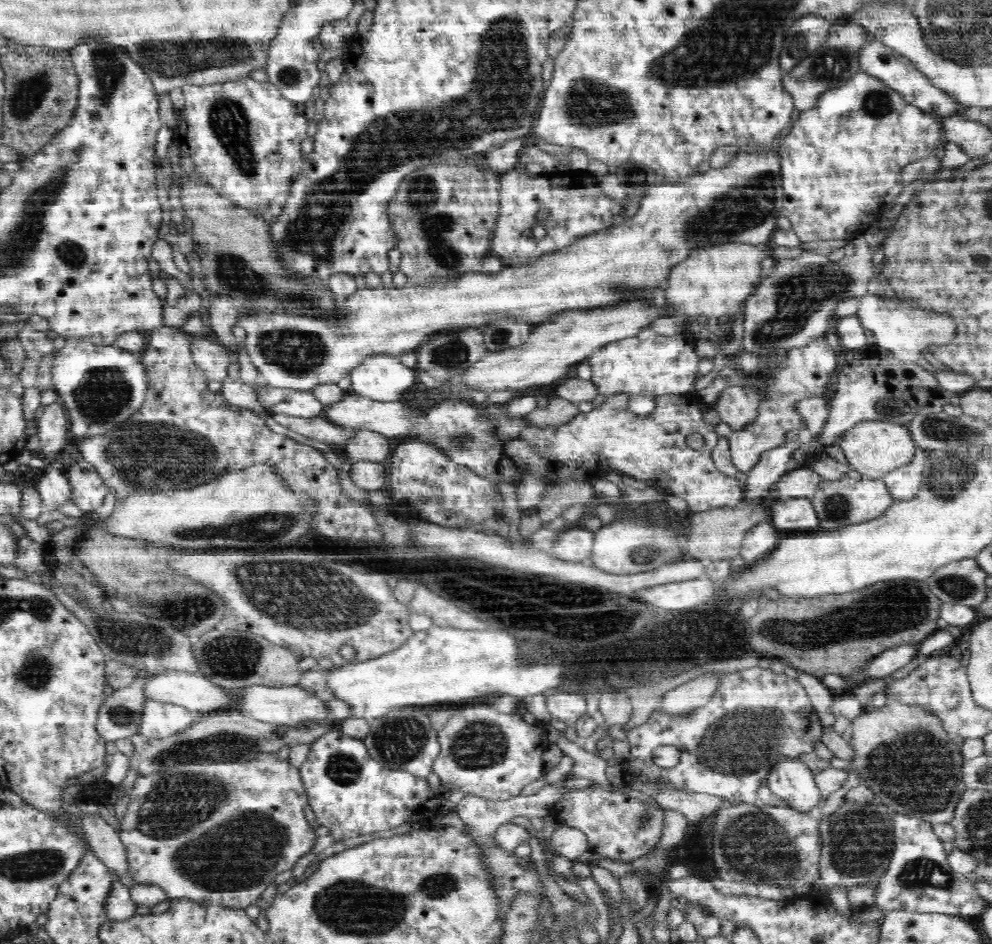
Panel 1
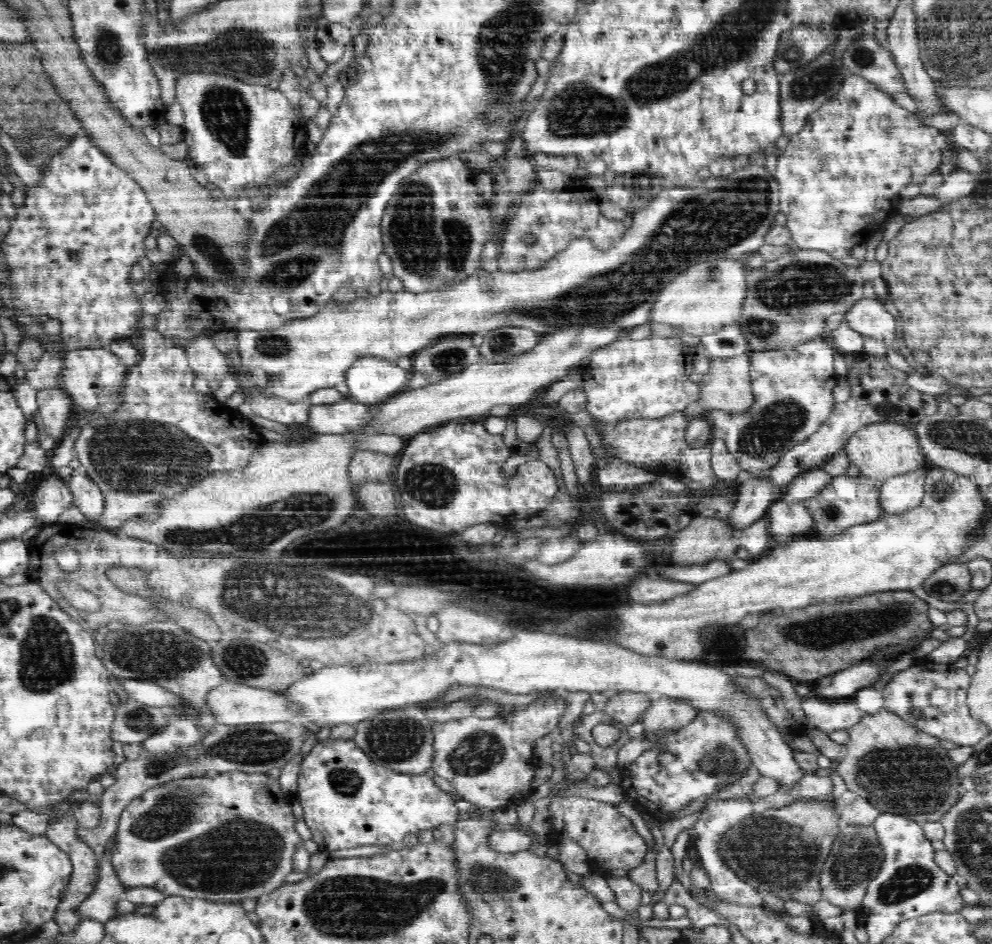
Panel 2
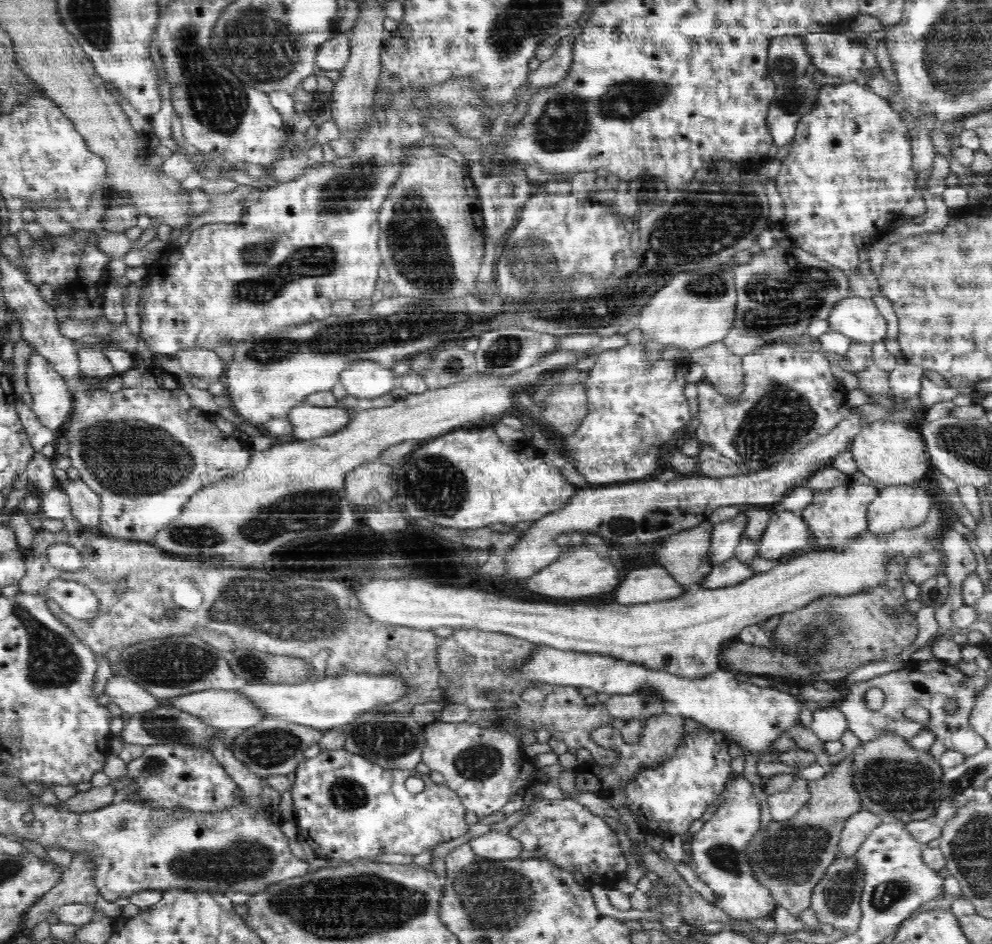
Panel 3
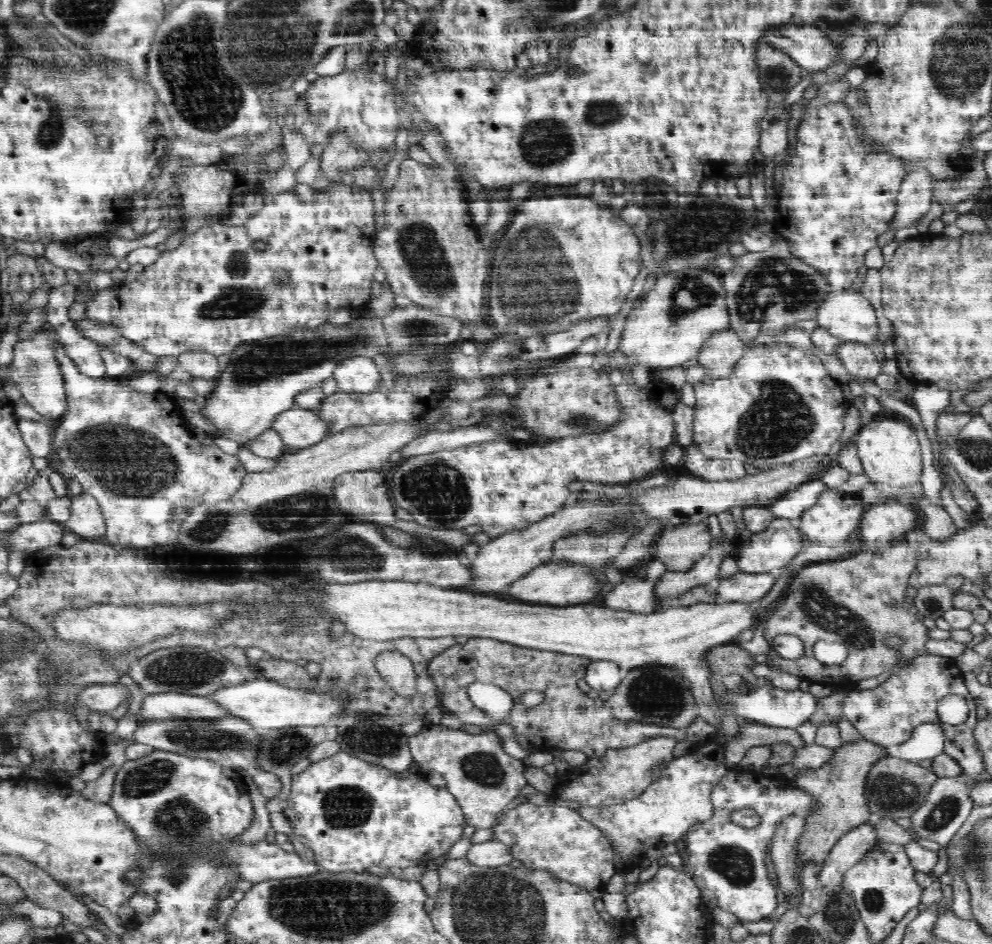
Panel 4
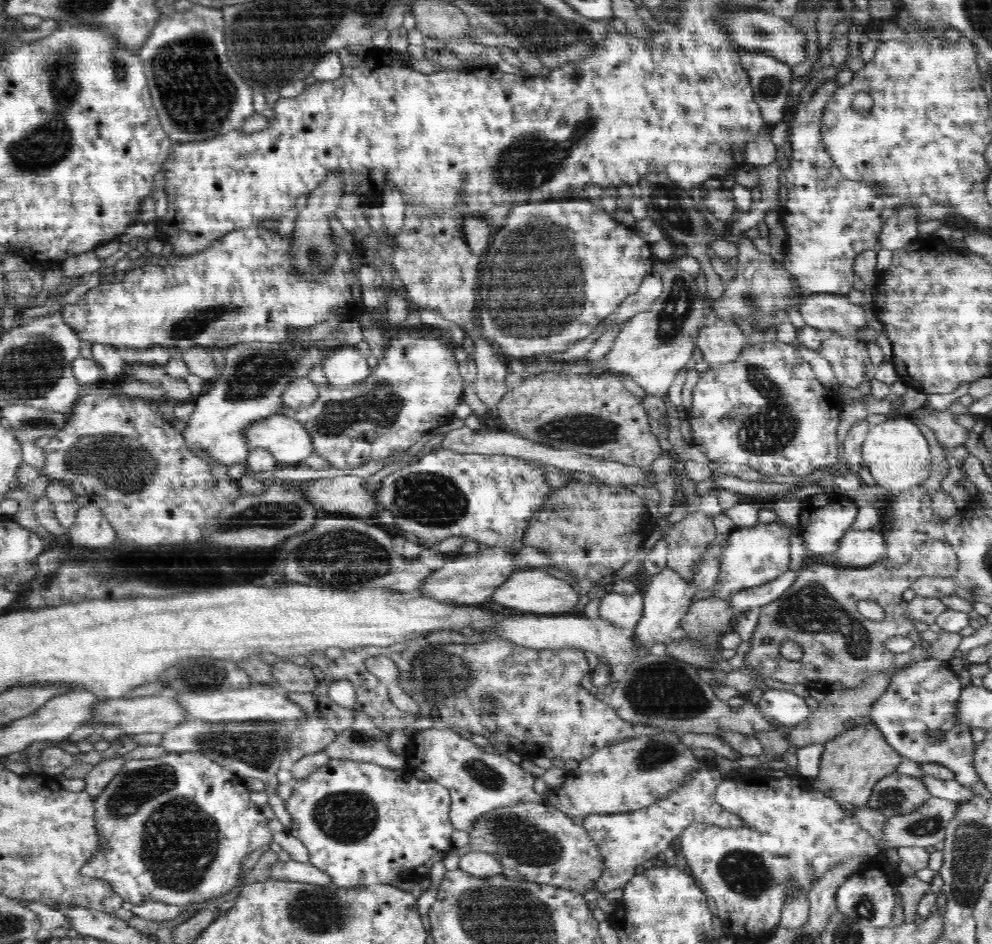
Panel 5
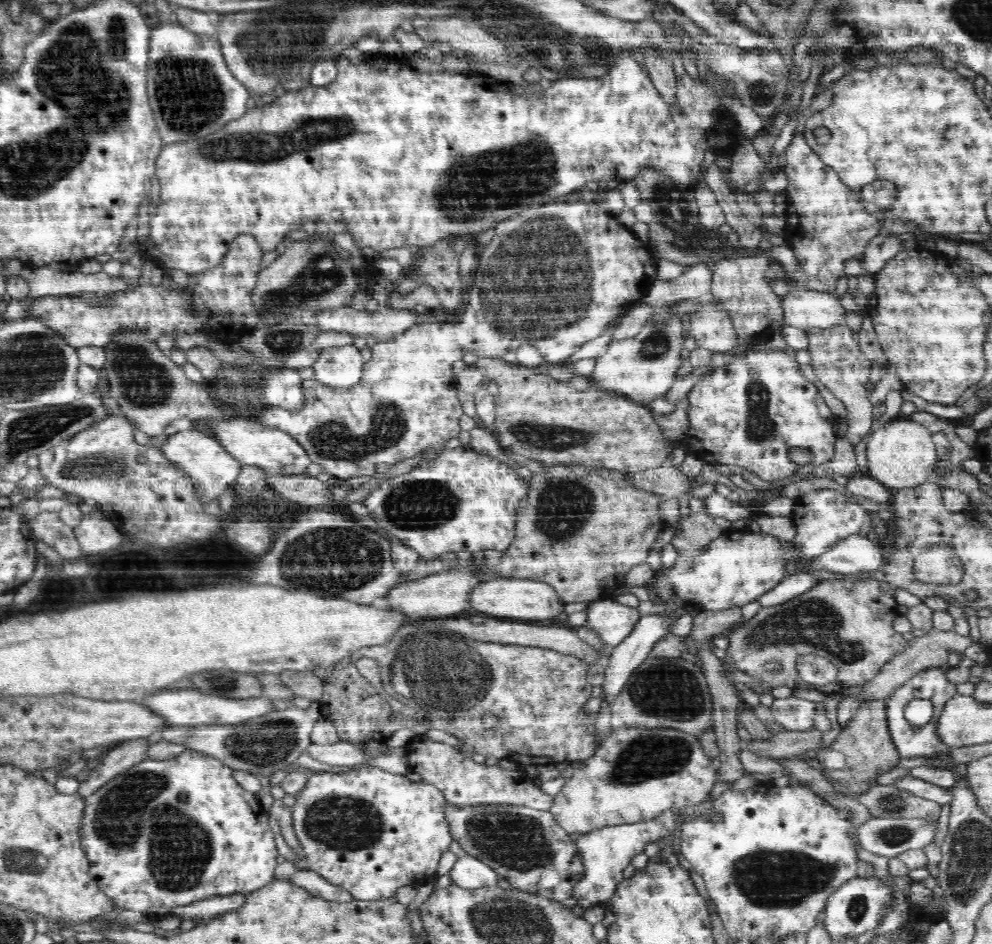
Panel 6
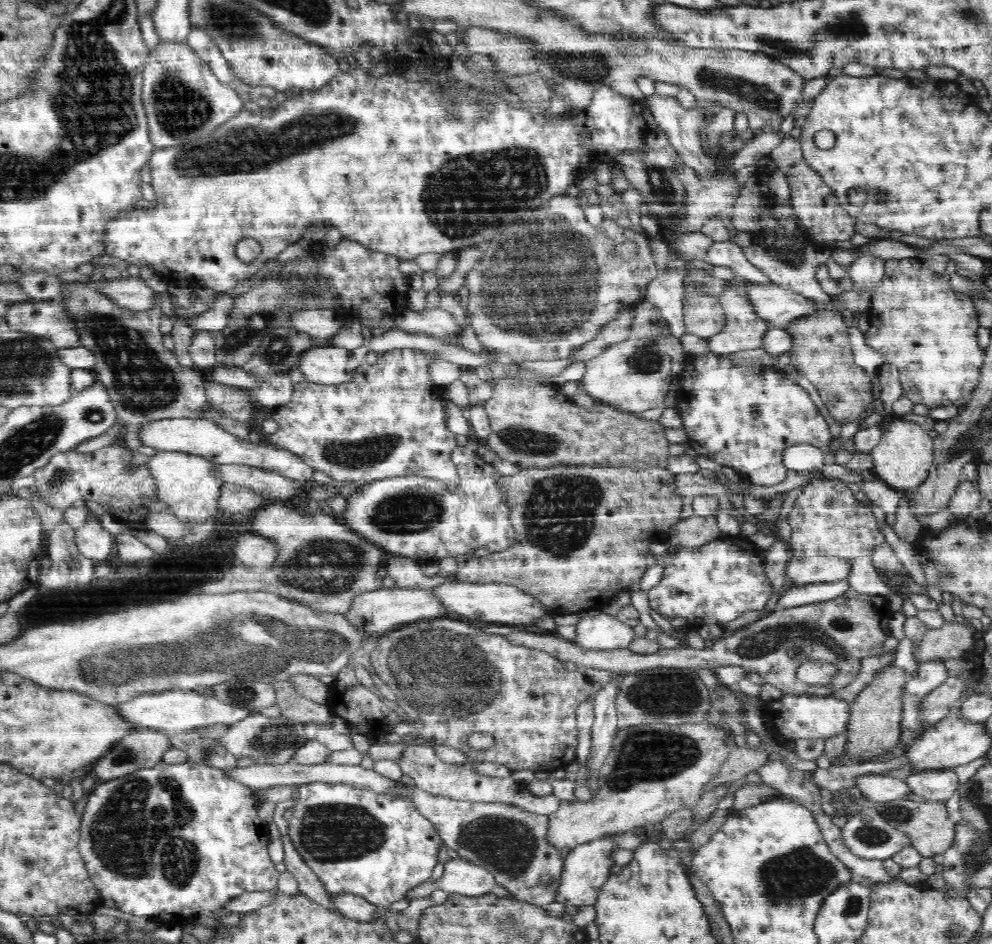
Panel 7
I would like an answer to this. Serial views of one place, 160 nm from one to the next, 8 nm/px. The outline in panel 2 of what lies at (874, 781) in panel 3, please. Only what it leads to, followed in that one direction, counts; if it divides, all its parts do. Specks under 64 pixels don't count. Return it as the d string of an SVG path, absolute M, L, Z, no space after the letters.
M882 709L876 714L865 714L849 729L849 740L836 772L850 792L866 799L880 814L900 814L920 824L939 821L963 793L958 765L950 761L949 752L940 742Z

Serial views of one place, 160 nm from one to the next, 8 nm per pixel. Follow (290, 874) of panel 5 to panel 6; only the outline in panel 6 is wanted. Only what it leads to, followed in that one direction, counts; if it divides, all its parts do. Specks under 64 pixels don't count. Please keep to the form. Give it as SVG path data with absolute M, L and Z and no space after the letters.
M298 871L293 874L290 882L296 886L302 887L308 892L311 892L313 896L319 896L324 900L330 902L354 902L355 898L347 890L344 890L340 886L334 886L330 882L326 881L318 873L314 871Z

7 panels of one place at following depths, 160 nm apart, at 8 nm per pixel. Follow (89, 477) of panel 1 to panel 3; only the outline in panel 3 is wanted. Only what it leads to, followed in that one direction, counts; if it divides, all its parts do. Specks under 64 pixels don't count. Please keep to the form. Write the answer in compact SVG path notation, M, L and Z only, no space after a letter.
M82 479L68 482L60 486L69 496L71 514L79 522L81 528L97 532L100 524L101 500Z

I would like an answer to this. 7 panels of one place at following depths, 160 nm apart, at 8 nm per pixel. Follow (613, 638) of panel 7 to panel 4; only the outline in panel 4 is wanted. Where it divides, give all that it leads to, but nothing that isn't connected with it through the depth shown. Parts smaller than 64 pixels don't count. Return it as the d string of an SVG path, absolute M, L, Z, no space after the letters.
M651 557L646 566L646 576L638 578L626 576L618 586L614 586L602 598L600 604L612 610L627 610L636 614L648 614L657 610L657 598L654 587L659 578L666 574L666 565L658 558Z

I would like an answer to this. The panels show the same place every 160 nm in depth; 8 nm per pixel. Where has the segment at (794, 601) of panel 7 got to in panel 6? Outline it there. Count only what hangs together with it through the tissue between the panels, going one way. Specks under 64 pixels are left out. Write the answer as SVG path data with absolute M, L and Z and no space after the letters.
M800 569L793 575L784 577L772 590L758 596L756 600L762 607L776 606L812 590L820 582L820 579L822 579L822 576Z

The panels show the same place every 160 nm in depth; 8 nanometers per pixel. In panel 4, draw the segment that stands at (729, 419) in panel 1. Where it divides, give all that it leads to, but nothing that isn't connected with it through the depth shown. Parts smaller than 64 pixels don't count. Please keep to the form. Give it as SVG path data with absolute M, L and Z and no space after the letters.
M731 329L716 332L704 341L696 358L708 375L726 378L733 366L742 358L748 345Z

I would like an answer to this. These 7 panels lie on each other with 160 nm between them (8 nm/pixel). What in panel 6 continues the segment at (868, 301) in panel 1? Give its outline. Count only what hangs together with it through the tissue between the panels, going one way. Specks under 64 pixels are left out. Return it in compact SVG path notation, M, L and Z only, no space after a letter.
M790 290L786 296L781 297L781 307L783 314L783 322L787 326L798 329L826 329L832 326L840 326L845 324L846 310L840 305L841 299L830 293L814 292L808 290Z

